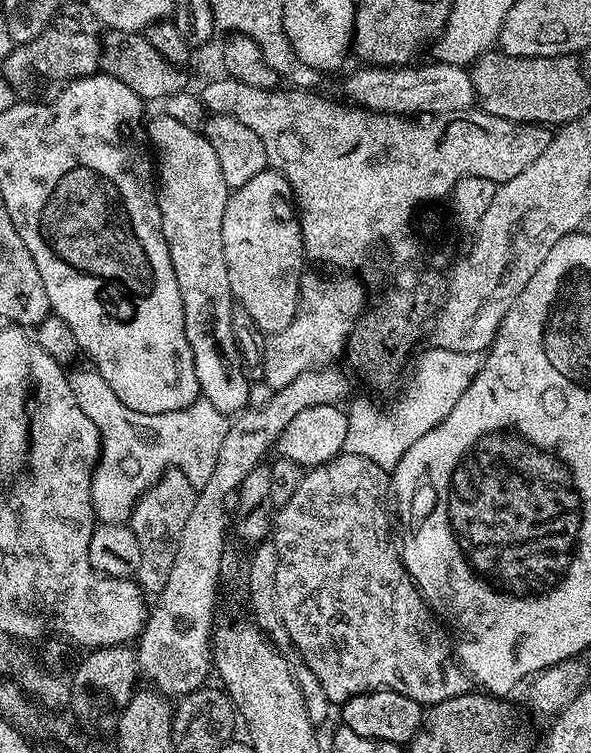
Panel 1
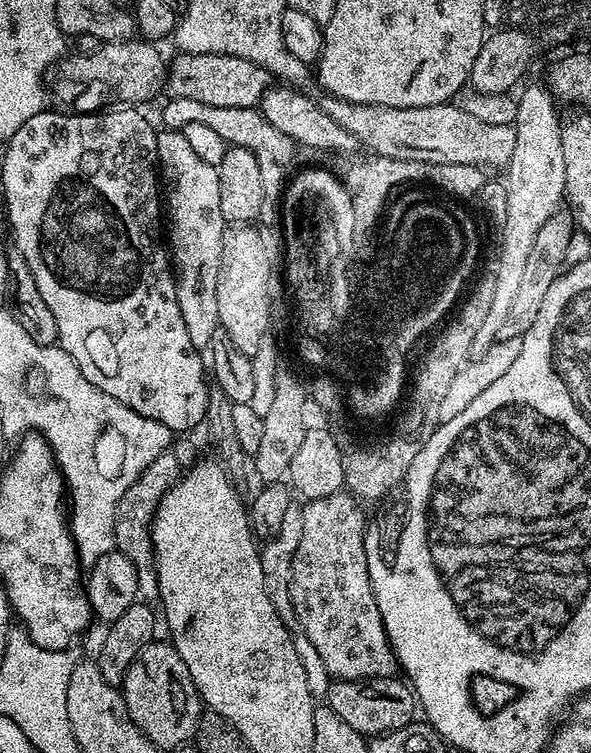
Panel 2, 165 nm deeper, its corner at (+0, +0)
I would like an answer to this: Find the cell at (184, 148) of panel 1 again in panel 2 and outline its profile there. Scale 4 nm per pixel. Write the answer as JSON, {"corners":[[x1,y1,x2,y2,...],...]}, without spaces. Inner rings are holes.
{"corners":[[160,130,156,134,156,158,158,172,162,177,162,192,166,197,166,240,170,245,170,260,174,265,176,278,176,297,182,310,182,322,186,322,186,334,190,334,190,342,198,349,206,346,215,338,220,328,218,318,218,270,222,266,222,238,226,221,220,203,220,169,210,162,202,162,190,142,186,142,183,131]]}

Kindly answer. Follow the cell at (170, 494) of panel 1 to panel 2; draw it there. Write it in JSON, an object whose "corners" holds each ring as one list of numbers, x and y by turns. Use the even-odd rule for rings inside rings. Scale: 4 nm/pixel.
{"corners":[[169,450,158,454,146,470,122,494,122,498,116,507,116,517,114,518,114,534,116,535,116,548,130,562,134,562,134,570,138,574,138,593,145,601,152,602,160,595,160,587,156,581,156,559,152,549,152,519,162,502,162,498,169,490,176,485,176,481,182,475,182,465,175,452]]}

